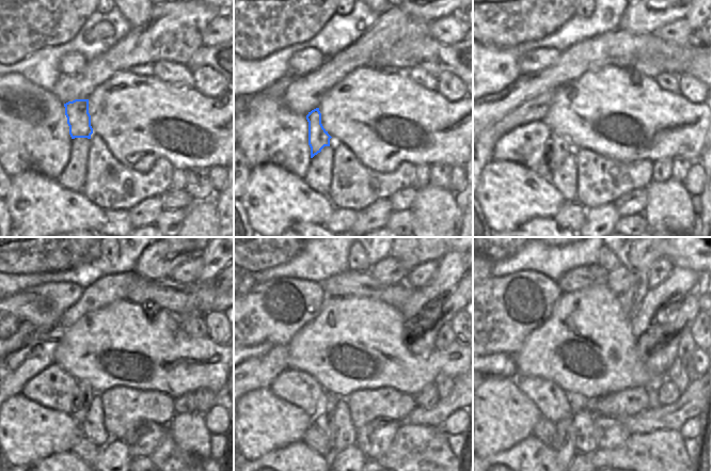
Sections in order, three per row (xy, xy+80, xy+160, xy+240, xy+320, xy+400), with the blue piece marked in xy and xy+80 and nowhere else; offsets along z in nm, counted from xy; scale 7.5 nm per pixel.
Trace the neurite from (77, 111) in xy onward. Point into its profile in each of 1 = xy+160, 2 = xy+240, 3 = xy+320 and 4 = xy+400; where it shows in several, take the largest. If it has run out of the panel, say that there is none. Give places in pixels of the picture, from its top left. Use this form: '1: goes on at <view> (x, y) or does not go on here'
1: goes on at xy+160 (559, 147)
2: goes on at xy+240 (81, 403)
3: goes on at xy+320 (322, 418)
4: goes on at xy+400 (565, 448)

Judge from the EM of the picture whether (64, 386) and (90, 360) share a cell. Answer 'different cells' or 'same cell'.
different cells

